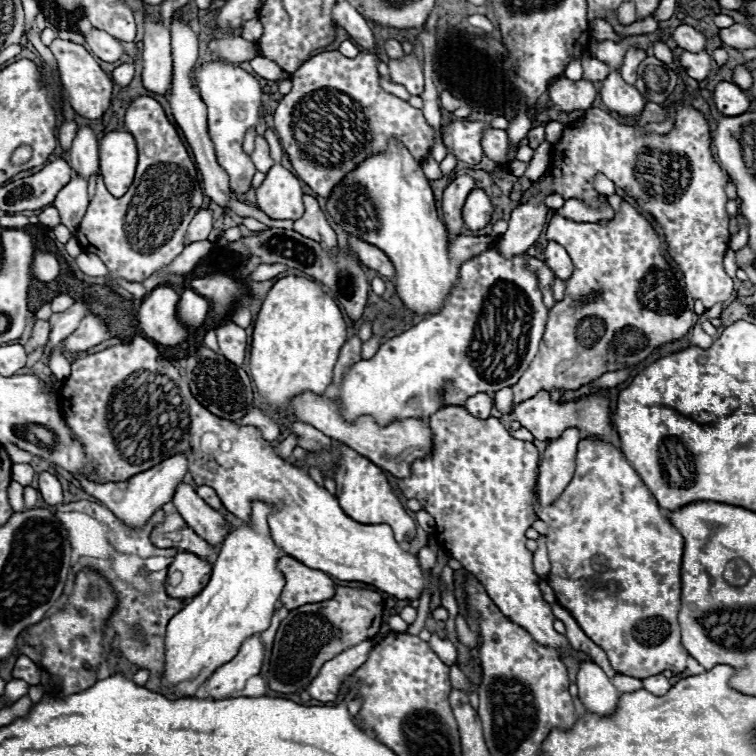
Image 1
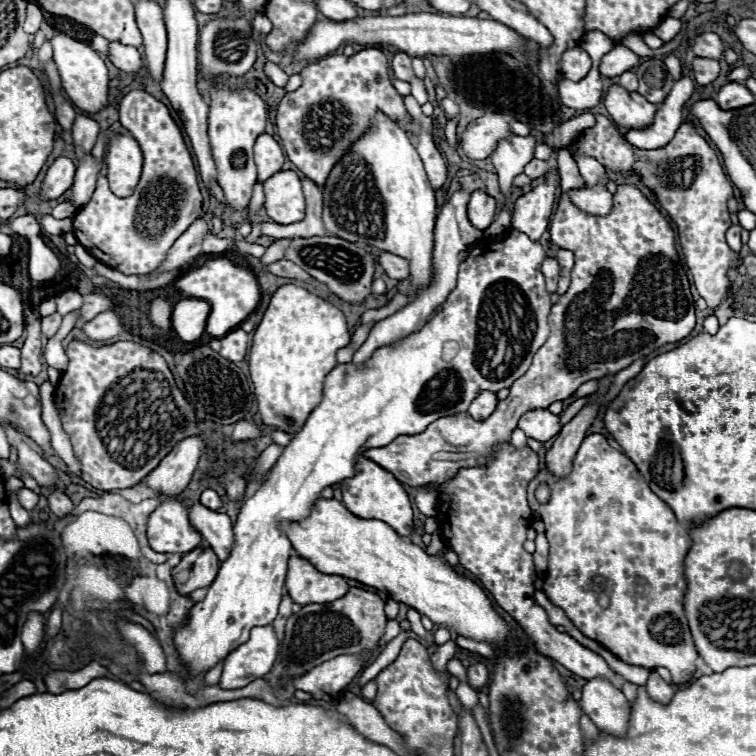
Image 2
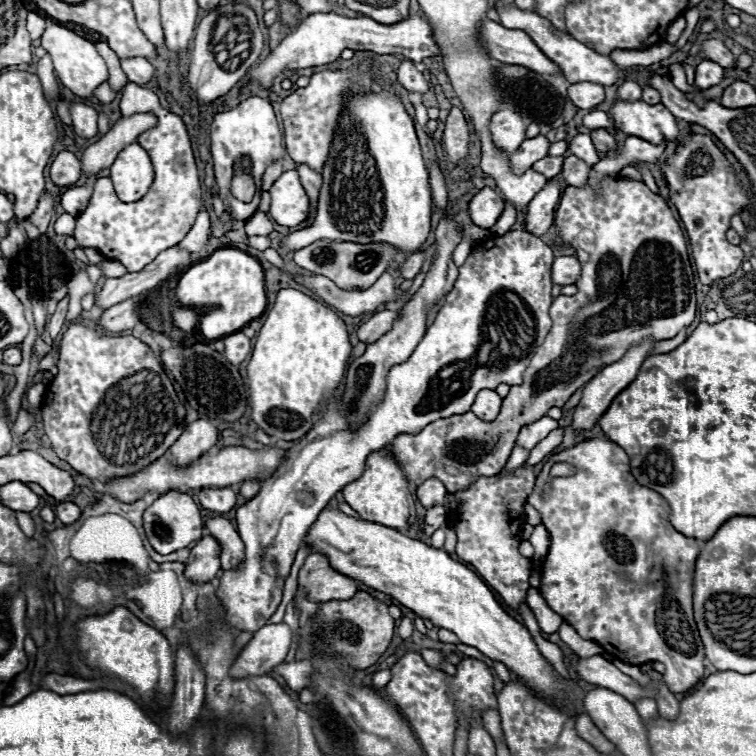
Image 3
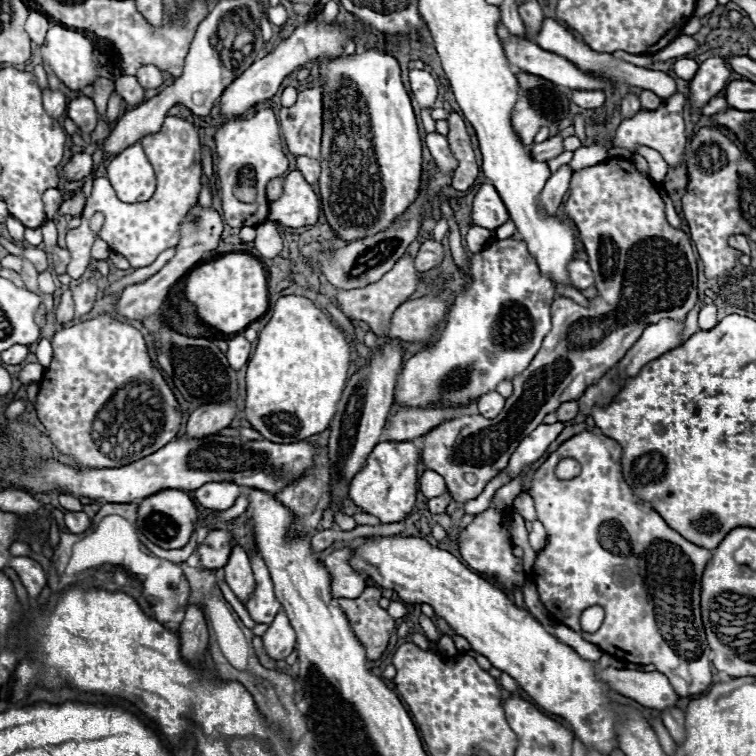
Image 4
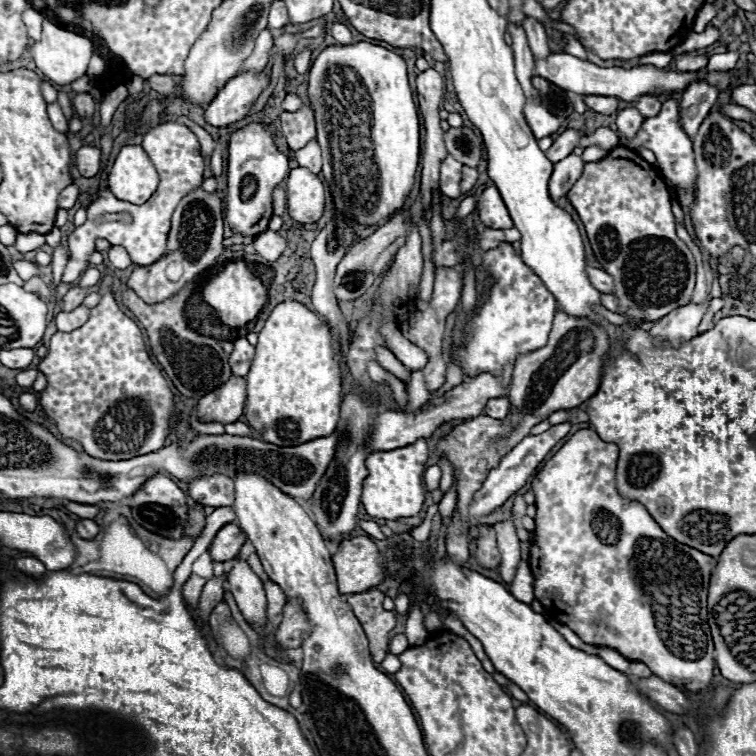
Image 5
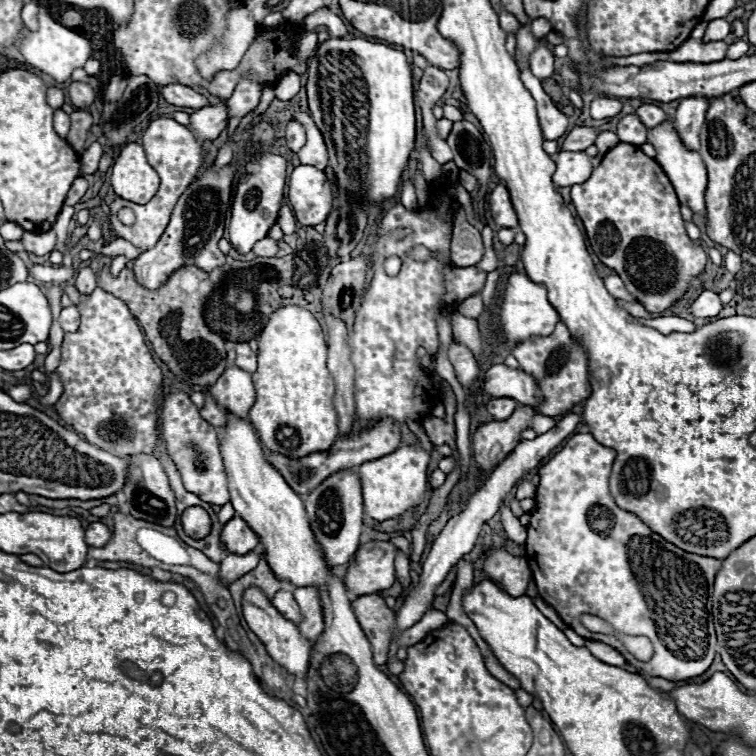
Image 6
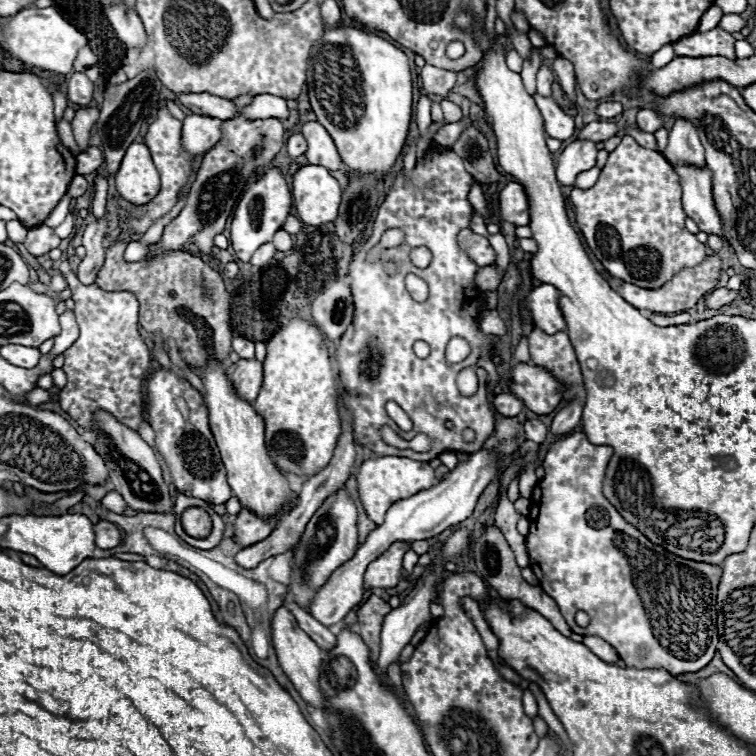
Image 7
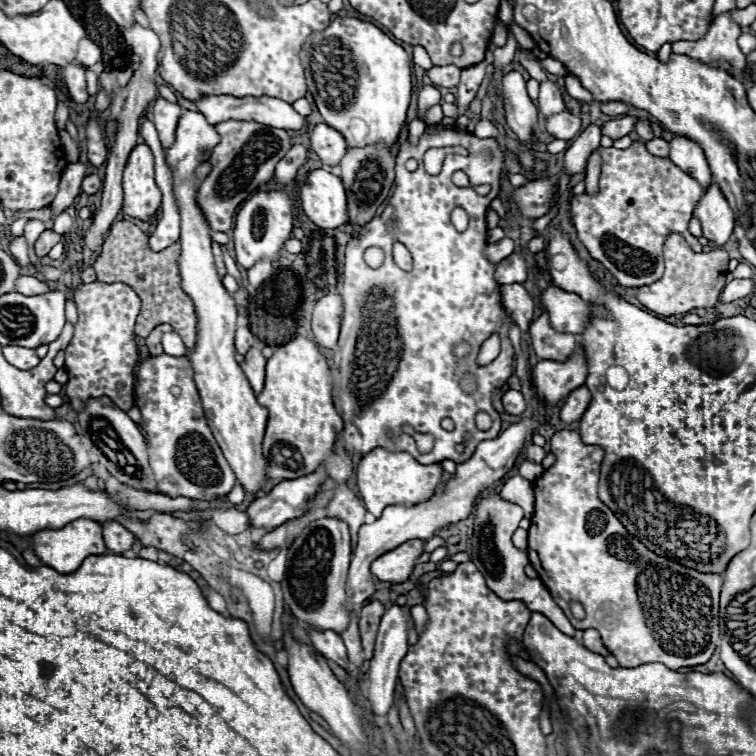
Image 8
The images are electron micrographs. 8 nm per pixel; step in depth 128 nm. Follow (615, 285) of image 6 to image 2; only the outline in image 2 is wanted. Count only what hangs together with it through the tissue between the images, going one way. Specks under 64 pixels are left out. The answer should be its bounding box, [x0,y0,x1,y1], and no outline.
[542,258,560,292]

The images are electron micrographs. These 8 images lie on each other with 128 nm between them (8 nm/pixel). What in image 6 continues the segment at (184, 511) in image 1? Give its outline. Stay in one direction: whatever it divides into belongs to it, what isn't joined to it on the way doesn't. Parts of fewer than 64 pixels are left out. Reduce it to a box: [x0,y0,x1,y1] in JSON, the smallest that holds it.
[242,586,312,676]

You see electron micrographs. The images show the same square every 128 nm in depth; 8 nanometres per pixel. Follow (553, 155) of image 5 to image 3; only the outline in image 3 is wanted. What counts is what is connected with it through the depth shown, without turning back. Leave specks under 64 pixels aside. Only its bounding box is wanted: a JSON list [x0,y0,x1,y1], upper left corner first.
[508,136,550,172]

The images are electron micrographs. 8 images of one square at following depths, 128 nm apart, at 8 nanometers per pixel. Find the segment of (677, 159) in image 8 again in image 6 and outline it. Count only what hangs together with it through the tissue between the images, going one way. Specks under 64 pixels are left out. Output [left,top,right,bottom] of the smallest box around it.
[674,96,710,150]

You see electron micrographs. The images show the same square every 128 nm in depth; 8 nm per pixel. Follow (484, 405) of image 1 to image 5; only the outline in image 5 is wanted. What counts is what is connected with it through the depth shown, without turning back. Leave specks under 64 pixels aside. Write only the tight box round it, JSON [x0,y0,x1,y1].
[484,396,508,418]

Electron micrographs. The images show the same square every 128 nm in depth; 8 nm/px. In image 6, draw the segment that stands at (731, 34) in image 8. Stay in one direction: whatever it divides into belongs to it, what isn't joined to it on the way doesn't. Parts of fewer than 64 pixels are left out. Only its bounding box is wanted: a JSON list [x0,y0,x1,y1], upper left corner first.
[670,38,728,64]

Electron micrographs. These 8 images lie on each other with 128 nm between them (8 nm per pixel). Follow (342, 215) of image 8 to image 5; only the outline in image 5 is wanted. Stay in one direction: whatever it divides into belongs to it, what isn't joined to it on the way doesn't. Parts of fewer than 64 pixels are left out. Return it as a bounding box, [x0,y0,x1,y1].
[286,168,326,224]

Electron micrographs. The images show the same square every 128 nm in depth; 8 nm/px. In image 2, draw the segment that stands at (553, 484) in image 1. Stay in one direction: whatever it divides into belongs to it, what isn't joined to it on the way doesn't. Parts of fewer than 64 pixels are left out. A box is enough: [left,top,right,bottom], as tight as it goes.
[546,402,602,476]

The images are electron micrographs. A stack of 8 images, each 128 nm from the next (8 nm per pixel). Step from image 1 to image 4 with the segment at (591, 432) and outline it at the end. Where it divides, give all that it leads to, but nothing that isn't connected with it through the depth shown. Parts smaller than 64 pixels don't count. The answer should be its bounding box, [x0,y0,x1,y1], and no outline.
[506,422,564,478]

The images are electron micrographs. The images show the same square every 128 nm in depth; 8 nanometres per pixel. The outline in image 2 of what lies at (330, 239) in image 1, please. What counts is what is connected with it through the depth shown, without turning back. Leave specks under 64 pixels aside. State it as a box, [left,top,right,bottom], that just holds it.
[262,180,326,238]

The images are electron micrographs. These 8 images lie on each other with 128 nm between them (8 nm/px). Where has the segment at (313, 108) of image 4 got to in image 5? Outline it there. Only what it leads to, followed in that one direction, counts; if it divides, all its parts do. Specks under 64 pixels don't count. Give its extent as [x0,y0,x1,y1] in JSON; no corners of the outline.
[280,104,316,150]

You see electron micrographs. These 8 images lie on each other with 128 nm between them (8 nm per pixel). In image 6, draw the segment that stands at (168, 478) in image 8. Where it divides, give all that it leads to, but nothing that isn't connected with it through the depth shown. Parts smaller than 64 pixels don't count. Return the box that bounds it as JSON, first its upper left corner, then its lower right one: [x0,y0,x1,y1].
[160,390,230,506]

